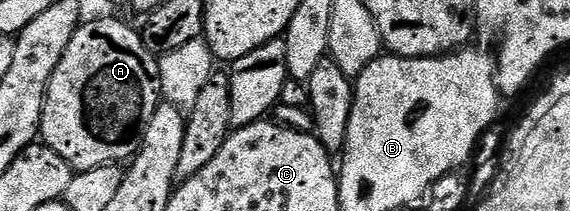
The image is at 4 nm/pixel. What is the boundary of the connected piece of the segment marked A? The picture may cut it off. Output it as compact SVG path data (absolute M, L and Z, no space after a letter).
M98 18L95 22L83 21L77 32L72 36L68 48L64 48L64 56L60 56L60 64L56 64L56 72L52 72L52 80L46 89L46 103L42 109L41 141L45 145L52 147L75 172L125 163L137 154L138 148L142 144L142 133L146 130L148 120L152 120L152 112L156 112L161 92L162 85L160 84L158 58L146 47L141 33L135 27L133 30L128 23L121 22L118 18Z

